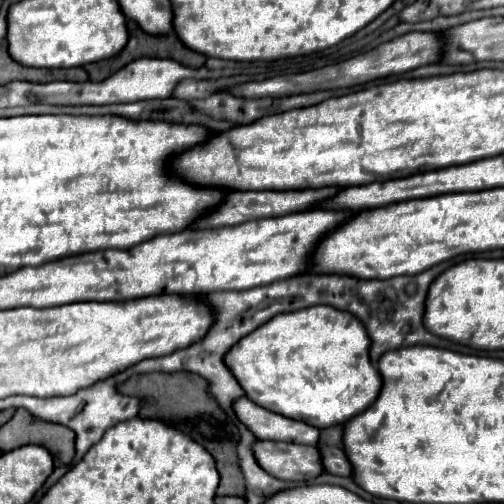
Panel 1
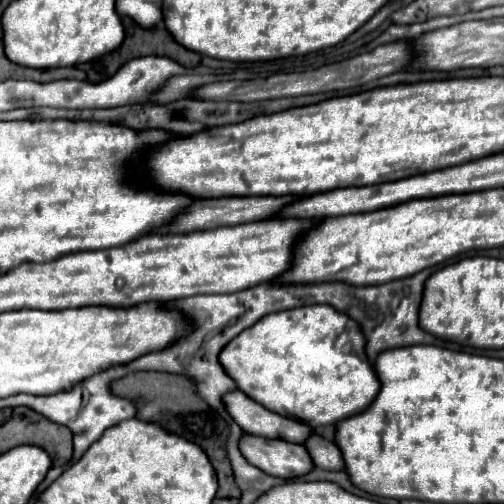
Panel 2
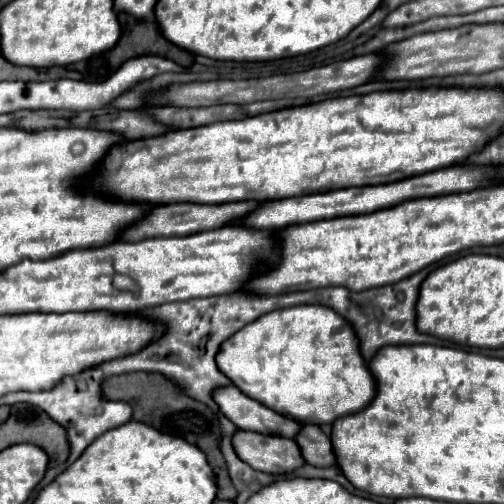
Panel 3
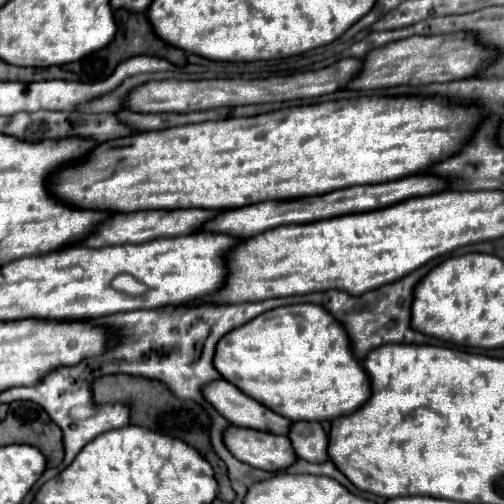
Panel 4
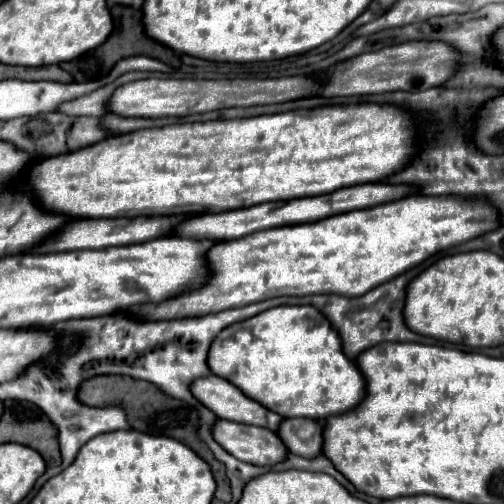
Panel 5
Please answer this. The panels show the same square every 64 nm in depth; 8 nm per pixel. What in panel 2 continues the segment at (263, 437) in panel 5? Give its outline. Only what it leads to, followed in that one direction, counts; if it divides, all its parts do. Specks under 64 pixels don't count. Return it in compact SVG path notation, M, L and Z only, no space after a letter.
M244 434L240 438L240 452L250 464L278 478L304 476L314 468L306 448L302 444L288 444L286 440Z

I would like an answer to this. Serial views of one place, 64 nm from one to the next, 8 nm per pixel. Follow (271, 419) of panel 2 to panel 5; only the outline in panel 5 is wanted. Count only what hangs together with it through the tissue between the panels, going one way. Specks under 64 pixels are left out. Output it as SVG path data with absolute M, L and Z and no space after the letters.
M204 376L190 384L192 396L200 400L208 410L212 410L218 418L240 422L240 424L252 424L262 426L272 432L278 430L280 416L276 412L270 412L256 400L244 396L236 386L230 382L218 378L218 376Z

